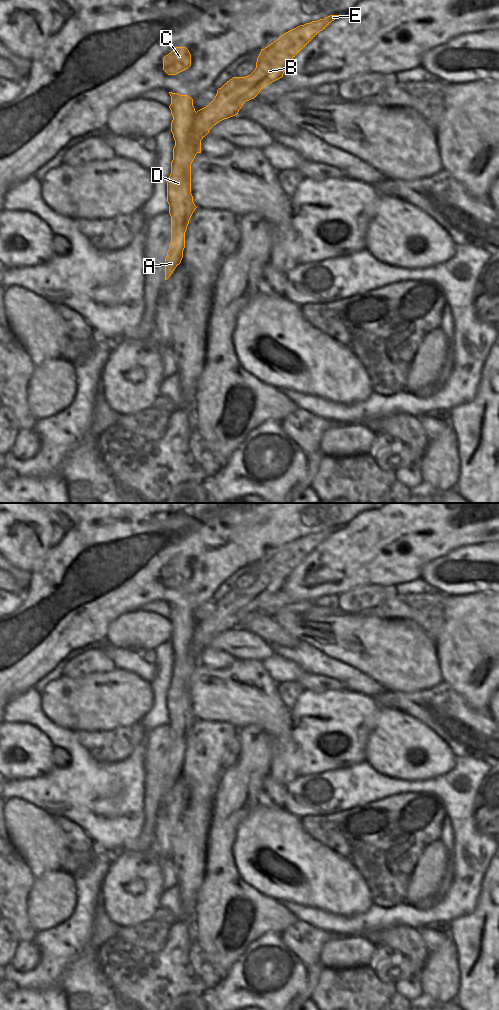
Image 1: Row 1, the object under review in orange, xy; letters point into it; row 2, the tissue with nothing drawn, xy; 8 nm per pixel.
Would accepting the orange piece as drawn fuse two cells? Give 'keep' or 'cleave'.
cleave

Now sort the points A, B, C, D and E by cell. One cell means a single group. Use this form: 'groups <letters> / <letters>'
groups A C D / B E

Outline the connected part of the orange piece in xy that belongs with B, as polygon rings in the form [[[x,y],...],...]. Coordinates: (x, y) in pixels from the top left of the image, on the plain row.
[[[330,527],[318,533],[312,533],[300,537],[283,547],[276,553],[261,561],[257,570],[255,582],[246,589],[233,589],[217,602],[215,610],[204,620],[196,624],[193,634],[193,652],[197,665],[201,665],[201,652],[209,645],[209,642],[224,631],[238,626],[246,613],[254,611],[268,596],[283,589],[289,574],[323,541],[340,527]]]

